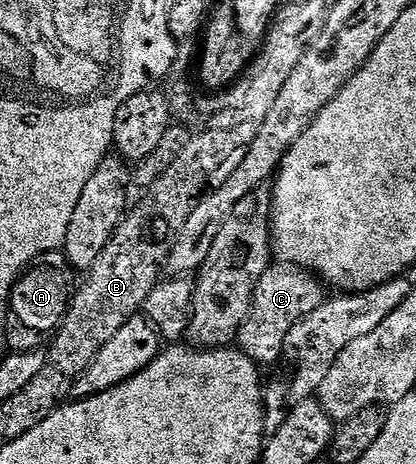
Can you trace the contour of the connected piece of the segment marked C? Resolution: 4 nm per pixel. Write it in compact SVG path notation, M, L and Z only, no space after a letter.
M272 267L259 279L251 301L251 313L237 335L237 346L252 361L266 367L283 358L286 336L298 321L314 311L326 298L323 282L311 272L293 267Z

